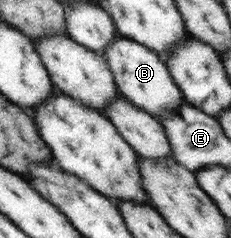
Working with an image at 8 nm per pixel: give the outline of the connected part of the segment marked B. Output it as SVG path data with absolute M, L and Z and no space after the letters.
M116 34L102 56L108 62L119 93L126 96L134 107L146 111L156 119L161 119L162 116L169 116L171 111L177 112L177 109L182 107L182 103L186 103L167 65L154 50L122 34Z

